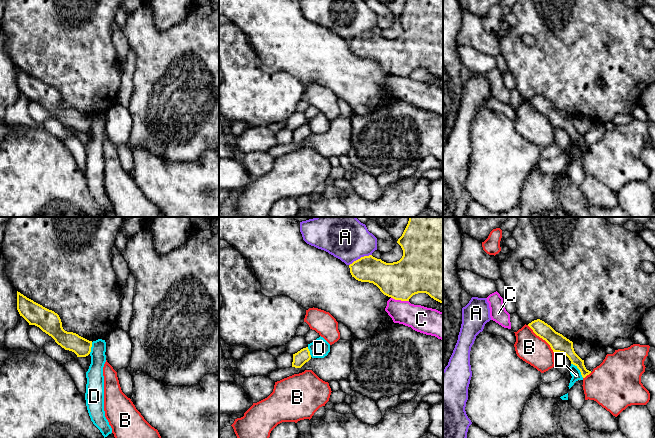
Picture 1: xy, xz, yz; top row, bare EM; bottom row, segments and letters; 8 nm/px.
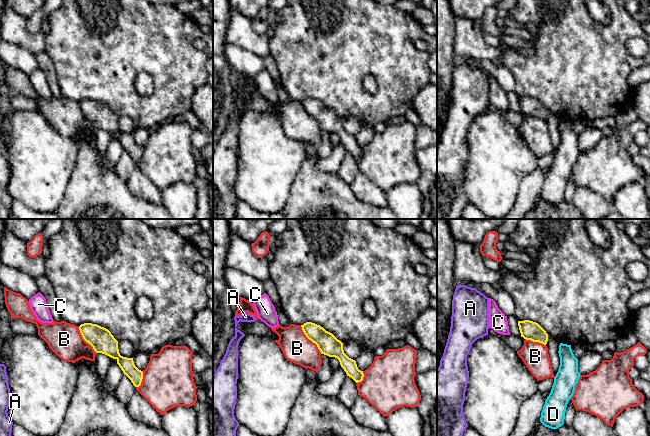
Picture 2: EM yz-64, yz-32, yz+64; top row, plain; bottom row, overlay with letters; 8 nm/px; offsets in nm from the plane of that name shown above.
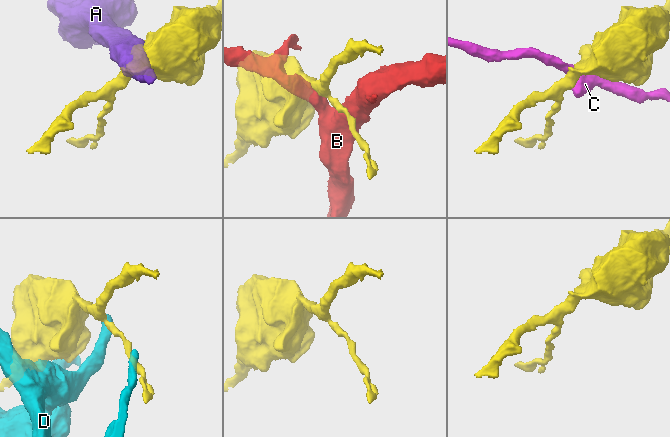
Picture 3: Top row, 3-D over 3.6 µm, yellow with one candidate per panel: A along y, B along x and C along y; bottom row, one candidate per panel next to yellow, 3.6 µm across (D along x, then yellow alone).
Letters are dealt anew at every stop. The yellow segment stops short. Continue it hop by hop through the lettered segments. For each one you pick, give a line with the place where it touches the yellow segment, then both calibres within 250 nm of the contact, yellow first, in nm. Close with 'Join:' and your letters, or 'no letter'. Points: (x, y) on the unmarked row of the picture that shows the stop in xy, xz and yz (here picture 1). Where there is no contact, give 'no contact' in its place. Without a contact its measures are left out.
Join: no letter

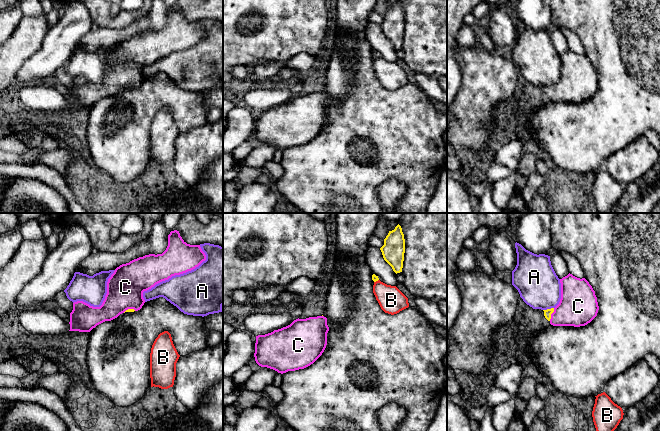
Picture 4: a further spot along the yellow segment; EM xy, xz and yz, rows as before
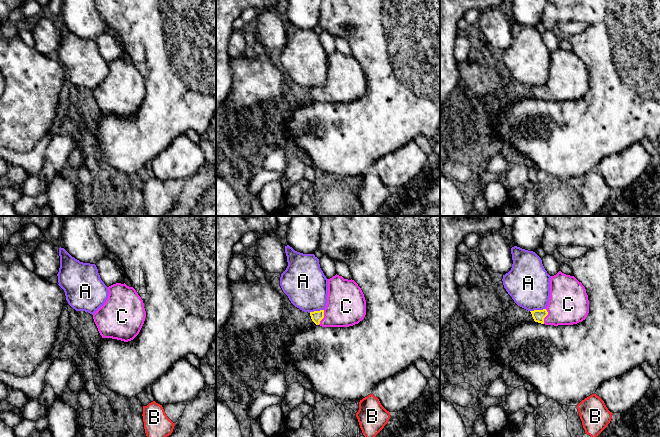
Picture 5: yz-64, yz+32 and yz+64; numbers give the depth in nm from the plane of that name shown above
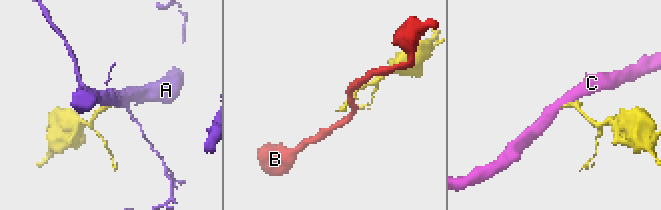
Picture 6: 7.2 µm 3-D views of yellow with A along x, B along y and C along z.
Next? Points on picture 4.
C: contact yz (551, 89); calibres 60 and 320 nm
Join: C

